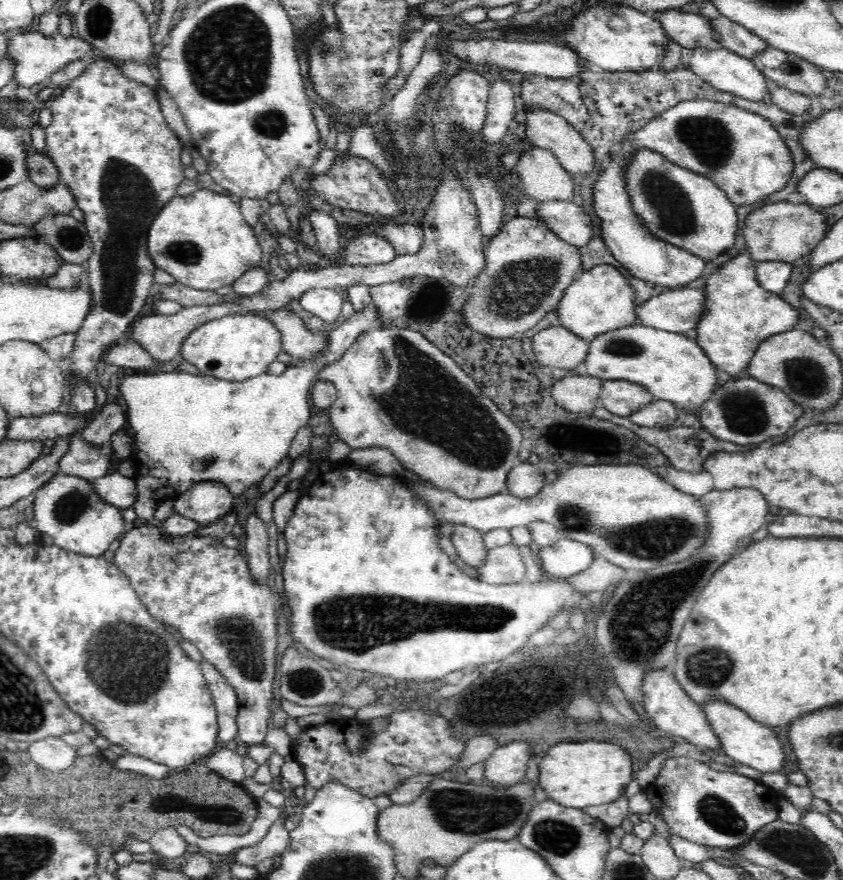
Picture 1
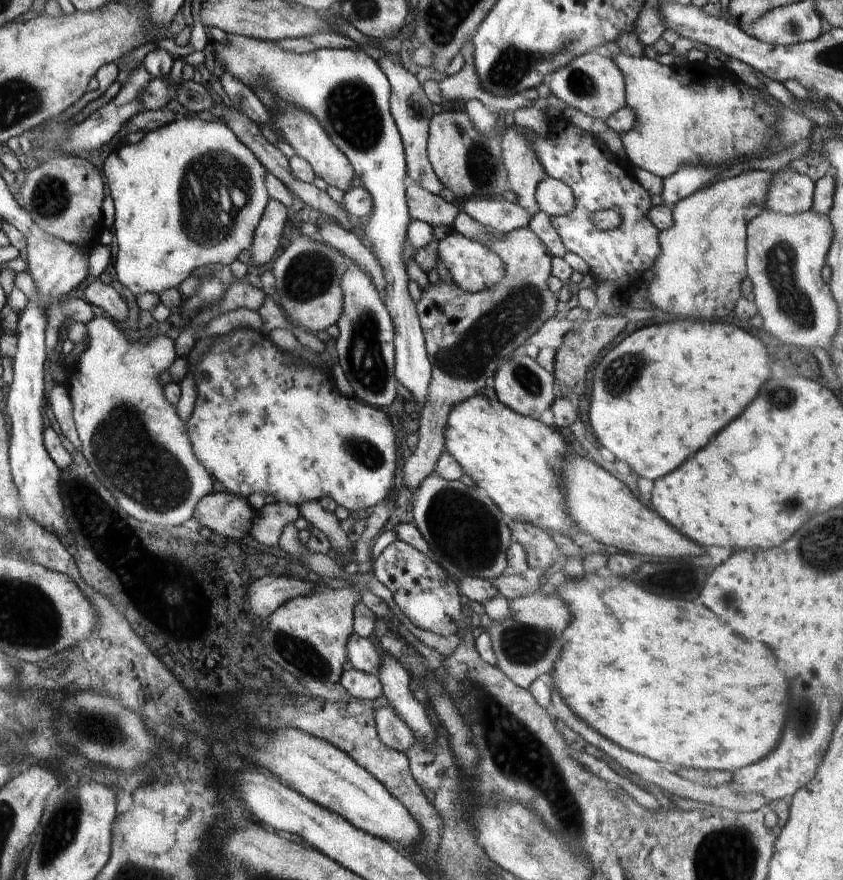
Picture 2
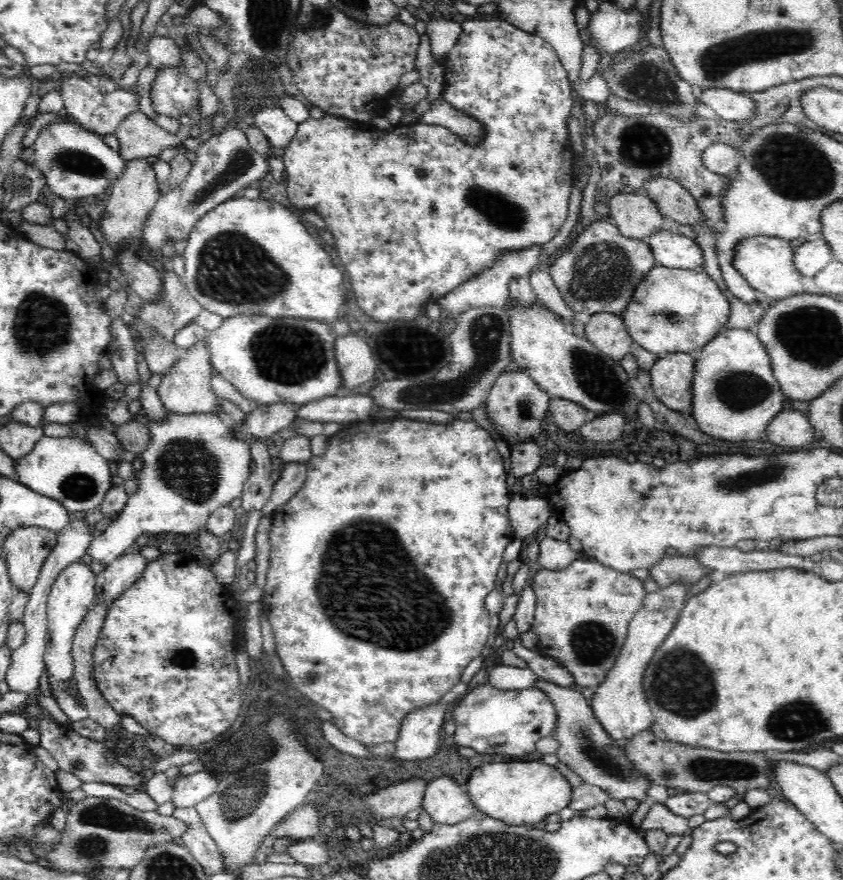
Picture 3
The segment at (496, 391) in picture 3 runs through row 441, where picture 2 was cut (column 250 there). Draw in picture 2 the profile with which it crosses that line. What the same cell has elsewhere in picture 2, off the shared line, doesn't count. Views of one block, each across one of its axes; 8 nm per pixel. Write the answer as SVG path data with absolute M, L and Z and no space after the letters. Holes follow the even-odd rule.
M225 491L204 496L192 519L222 537L240 542L250 534L255 518L256 511L247 498Z

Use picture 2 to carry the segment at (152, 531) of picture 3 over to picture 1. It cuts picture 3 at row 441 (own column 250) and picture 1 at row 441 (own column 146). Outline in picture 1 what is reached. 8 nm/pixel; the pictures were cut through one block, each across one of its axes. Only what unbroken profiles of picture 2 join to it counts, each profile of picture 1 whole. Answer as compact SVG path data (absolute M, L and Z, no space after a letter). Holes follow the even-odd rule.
M368 304L362 312L356 312L349 319L344 320L338 328L330 332L330 344L328 344L328 352L324 352L324 356L320 356L314 362L300 362L299 364L291 367L286 367L285 371L280 375L272 375L269 373L261 374L254 378L242 380L242 382L220 380L211 376L190 374L185 371L175 370L173 372L162 372L160 374L147 374L142 373L139 375L131 375L121 383L120 392L126 400L126 418L127 423L132 430L134 430L133 443L136 446L136 453L132 457L135 462L135 476L133 477L136 482L136 489L138 489L138 498L134 502L132 509L135 510L139 521L146 522L154 516L154 510L161 504L162 501L167 499L174 500L184 492L190 491L197 483L200 482L219 482L226 489L230 490L232 497L243 496L252 485L260 483L261 480L268 475L278 464L288 456L290 445L294 440L298 430L302 426L306 426L310 421L310 388L313 384L318 382L317 370L328 361L337 359L351 344L355 341L360 334L376 328L379 322L379 314L377 308L373 304Z

